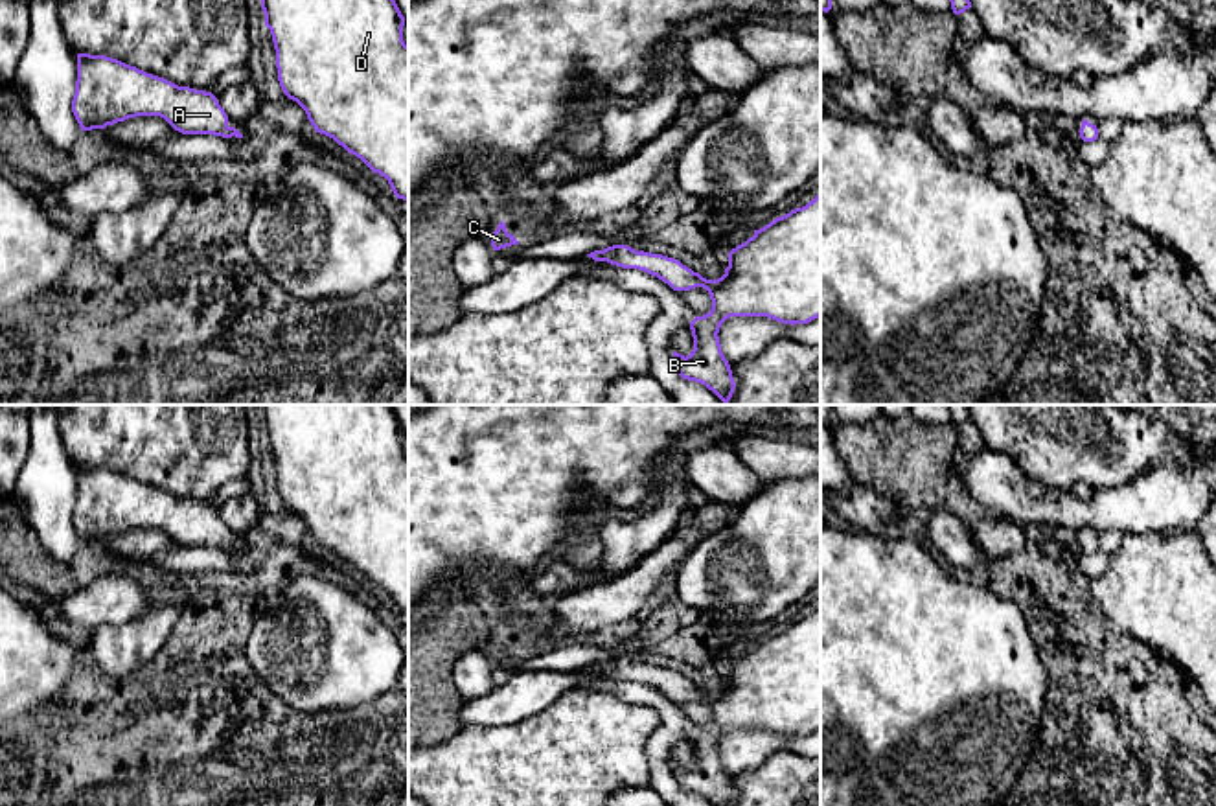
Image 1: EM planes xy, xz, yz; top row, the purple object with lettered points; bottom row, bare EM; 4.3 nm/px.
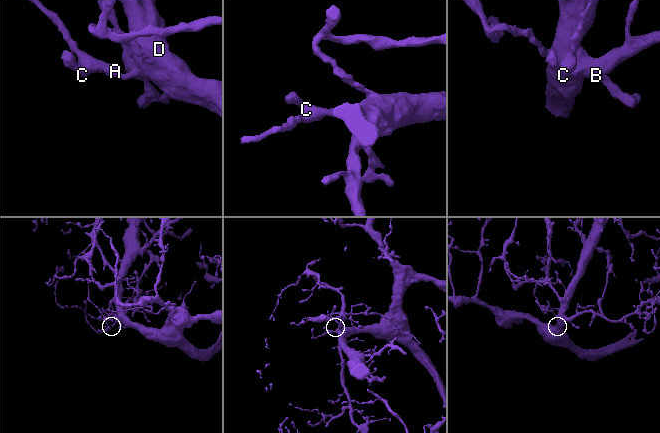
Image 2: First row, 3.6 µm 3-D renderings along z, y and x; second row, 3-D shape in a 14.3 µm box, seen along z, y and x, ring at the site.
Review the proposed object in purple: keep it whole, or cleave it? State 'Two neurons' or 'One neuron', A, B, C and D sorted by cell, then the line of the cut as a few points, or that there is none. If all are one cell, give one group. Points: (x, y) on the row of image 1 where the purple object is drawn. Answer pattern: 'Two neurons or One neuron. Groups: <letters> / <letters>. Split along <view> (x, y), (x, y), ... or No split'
One neuron. Groups: A B C D. No split

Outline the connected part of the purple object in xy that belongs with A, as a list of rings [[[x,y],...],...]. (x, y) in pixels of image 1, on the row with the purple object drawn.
[[[77,53],[72,112],[81,131],[160,116],[182,134],[243,138],[212,92],[178,86],[107,55]]]

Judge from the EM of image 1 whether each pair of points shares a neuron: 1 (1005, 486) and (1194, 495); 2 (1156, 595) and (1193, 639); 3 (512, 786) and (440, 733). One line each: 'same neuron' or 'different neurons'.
1: same neuron
2: same neuron
3: different neurons

